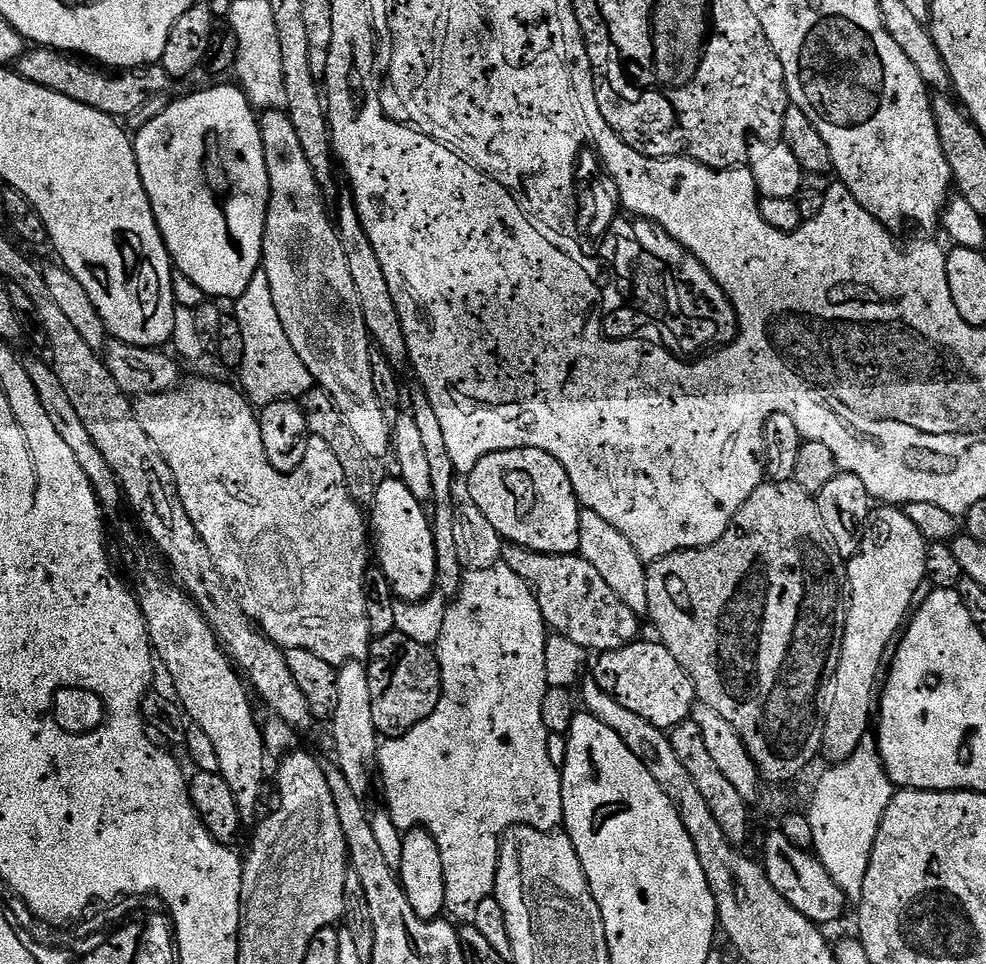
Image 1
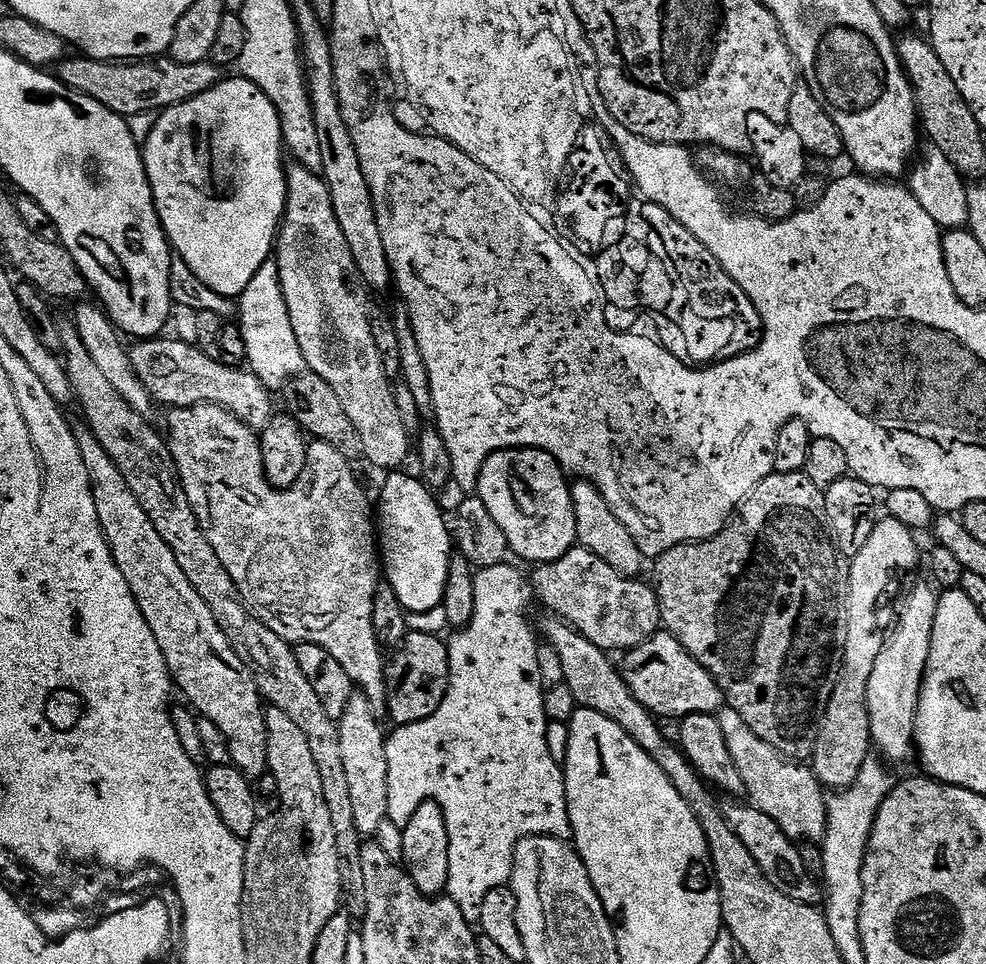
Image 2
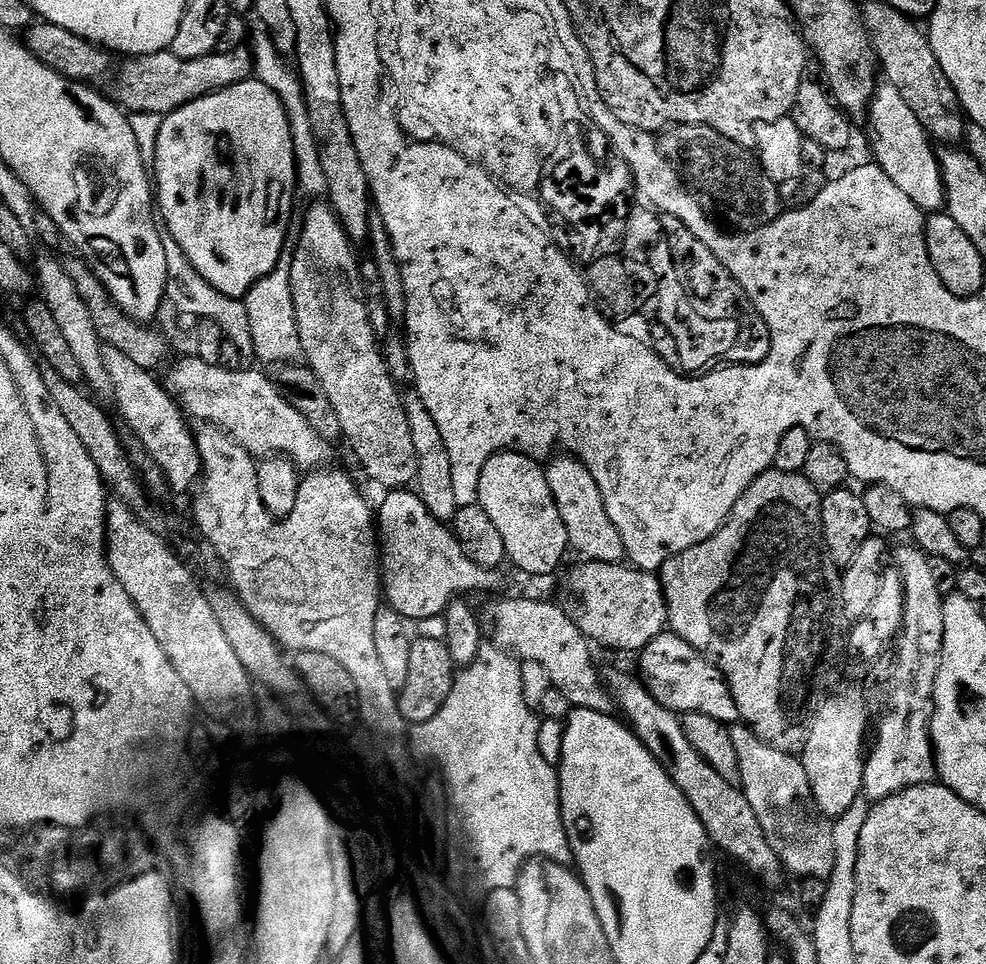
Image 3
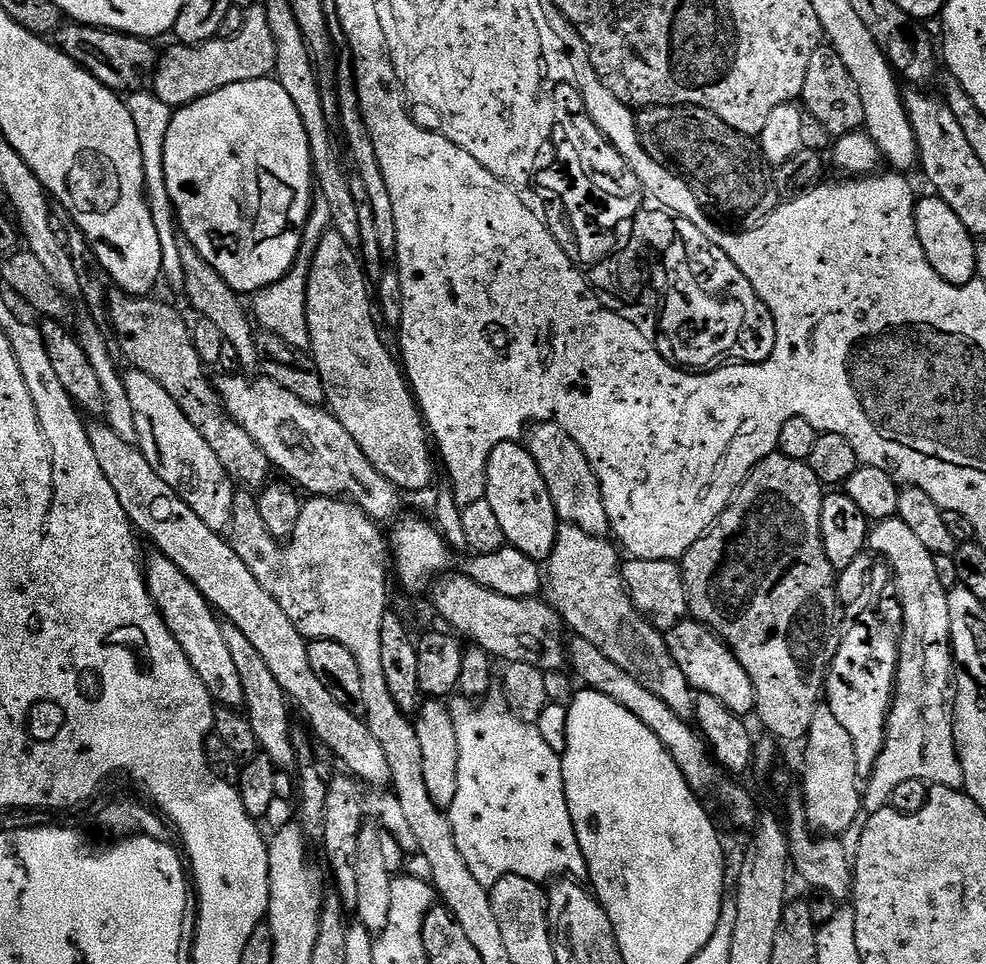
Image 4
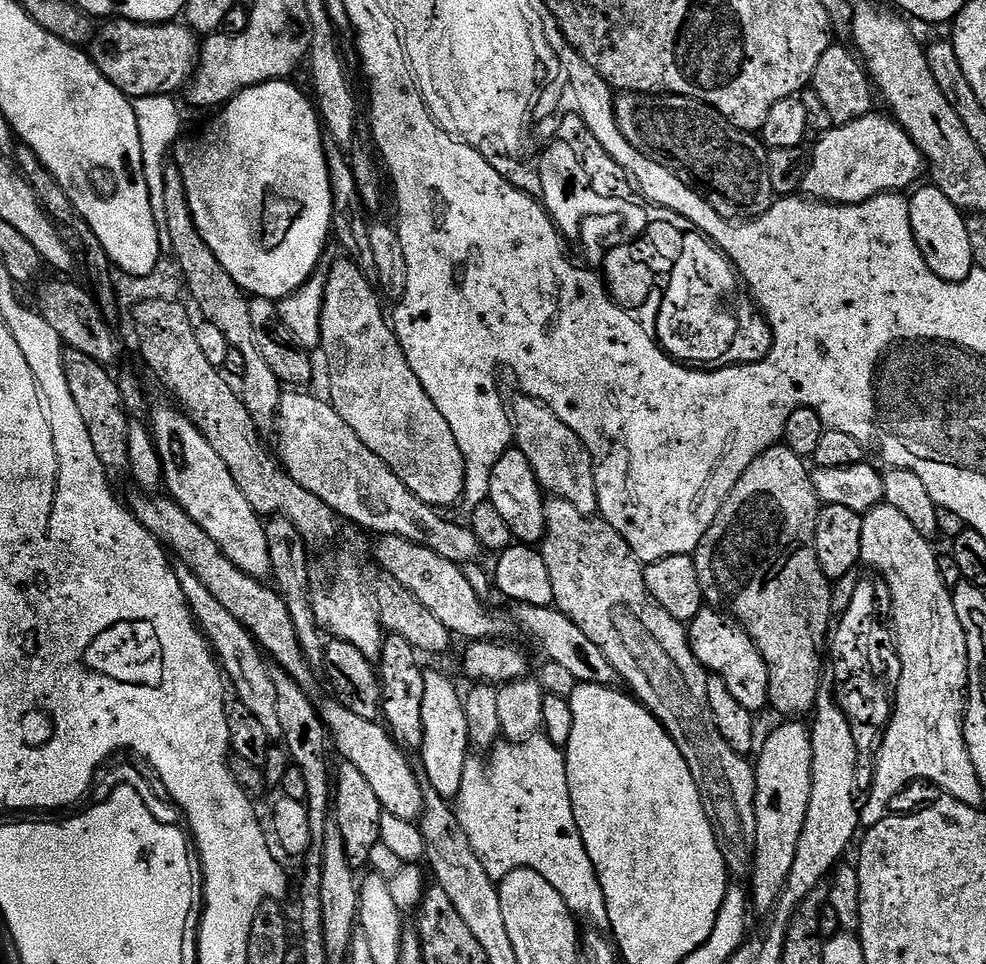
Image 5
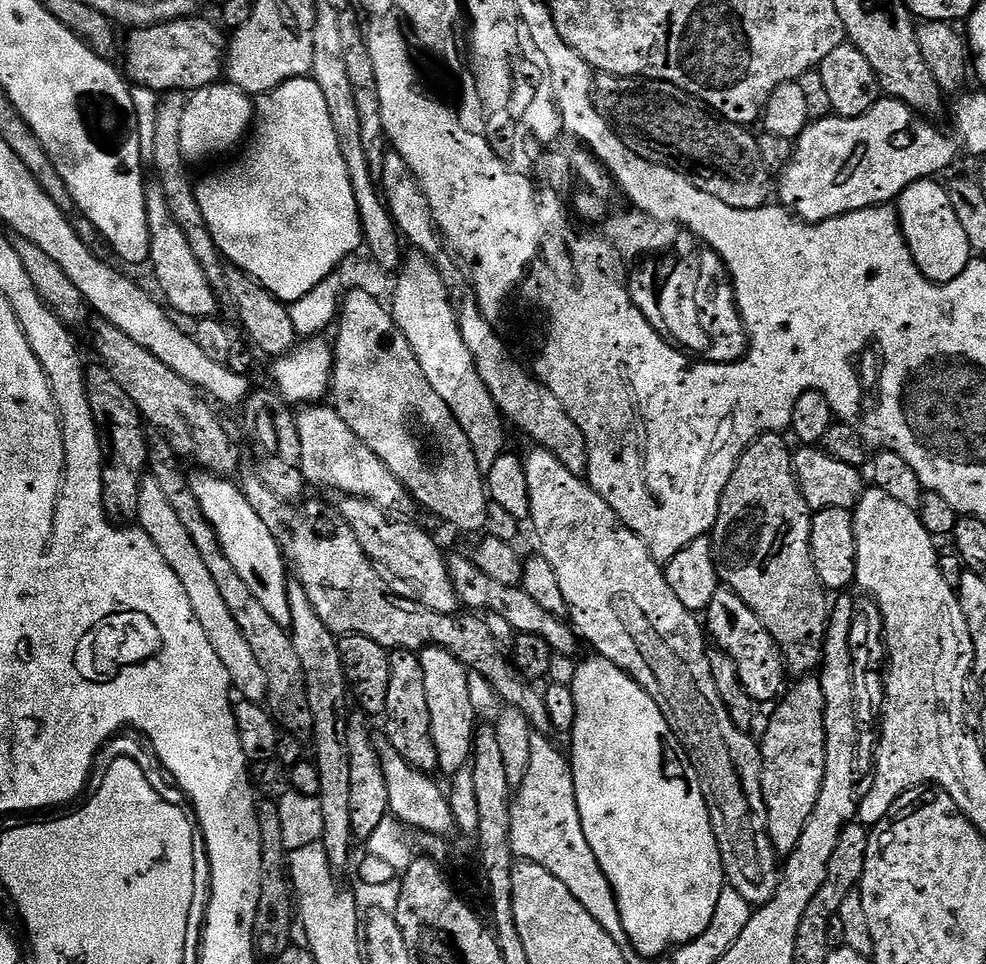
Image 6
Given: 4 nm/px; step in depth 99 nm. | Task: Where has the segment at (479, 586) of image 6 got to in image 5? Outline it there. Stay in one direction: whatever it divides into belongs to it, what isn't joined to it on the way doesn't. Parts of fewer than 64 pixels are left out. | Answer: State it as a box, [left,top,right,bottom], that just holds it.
[516,604,618,686]

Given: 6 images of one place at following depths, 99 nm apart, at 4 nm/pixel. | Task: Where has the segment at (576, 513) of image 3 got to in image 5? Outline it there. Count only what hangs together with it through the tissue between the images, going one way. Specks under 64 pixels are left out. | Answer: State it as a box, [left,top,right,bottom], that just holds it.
[510,394,598,515]

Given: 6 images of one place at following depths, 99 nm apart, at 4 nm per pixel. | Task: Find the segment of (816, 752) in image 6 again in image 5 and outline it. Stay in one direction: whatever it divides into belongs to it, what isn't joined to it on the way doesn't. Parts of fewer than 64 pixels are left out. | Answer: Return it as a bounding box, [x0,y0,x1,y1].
[750,718,814,914]

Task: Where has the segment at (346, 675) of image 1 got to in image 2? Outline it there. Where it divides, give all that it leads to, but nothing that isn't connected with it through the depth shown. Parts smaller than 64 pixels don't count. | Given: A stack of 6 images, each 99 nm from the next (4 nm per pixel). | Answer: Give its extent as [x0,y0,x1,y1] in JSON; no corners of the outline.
[338,691,390,837]

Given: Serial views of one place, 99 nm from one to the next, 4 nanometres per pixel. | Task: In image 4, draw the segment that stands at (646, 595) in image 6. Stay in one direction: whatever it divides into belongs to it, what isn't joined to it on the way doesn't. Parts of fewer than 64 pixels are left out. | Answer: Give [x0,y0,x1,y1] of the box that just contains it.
[546,523,697,718]

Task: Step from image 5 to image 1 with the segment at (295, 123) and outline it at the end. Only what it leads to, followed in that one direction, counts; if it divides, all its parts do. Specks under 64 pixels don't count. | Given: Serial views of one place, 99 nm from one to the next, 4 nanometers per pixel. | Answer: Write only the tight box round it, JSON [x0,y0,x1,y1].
[133,83,270,302]

